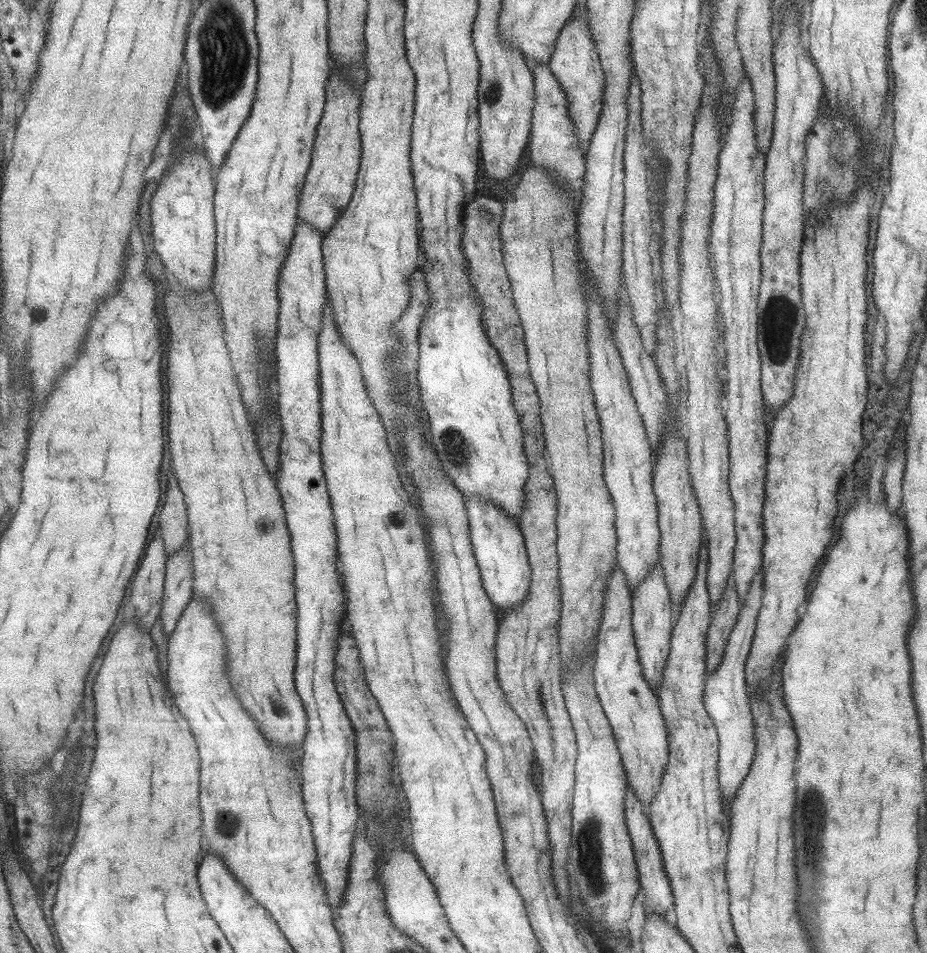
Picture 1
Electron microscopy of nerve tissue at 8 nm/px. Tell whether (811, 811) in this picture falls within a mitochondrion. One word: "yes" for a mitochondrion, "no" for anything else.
yes

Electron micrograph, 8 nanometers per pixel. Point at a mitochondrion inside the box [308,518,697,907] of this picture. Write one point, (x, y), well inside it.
(590, 839)

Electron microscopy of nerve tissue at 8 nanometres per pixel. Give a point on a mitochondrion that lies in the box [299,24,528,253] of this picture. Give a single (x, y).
(492, 91)

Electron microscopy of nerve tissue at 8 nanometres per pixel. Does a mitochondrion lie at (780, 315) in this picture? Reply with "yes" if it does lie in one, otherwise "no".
yes

